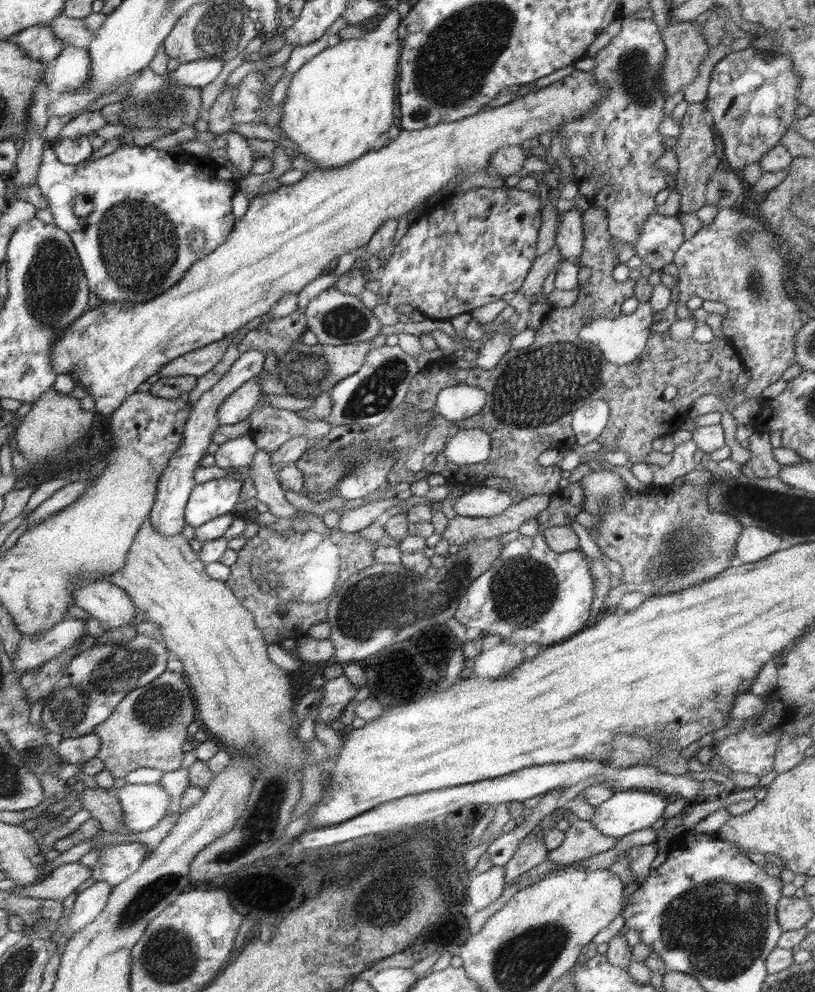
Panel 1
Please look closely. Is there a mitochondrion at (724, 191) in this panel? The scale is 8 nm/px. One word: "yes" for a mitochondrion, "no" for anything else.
yes

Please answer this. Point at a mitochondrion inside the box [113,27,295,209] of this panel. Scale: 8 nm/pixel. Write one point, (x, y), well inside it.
(163, 105)

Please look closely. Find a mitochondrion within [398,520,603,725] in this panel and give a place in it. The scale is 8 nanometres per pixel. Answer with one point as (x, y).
(524, 589)

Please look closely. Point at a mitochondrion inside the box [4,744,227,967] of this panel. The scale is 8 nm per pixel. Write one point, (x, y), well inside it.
(156, 891)

